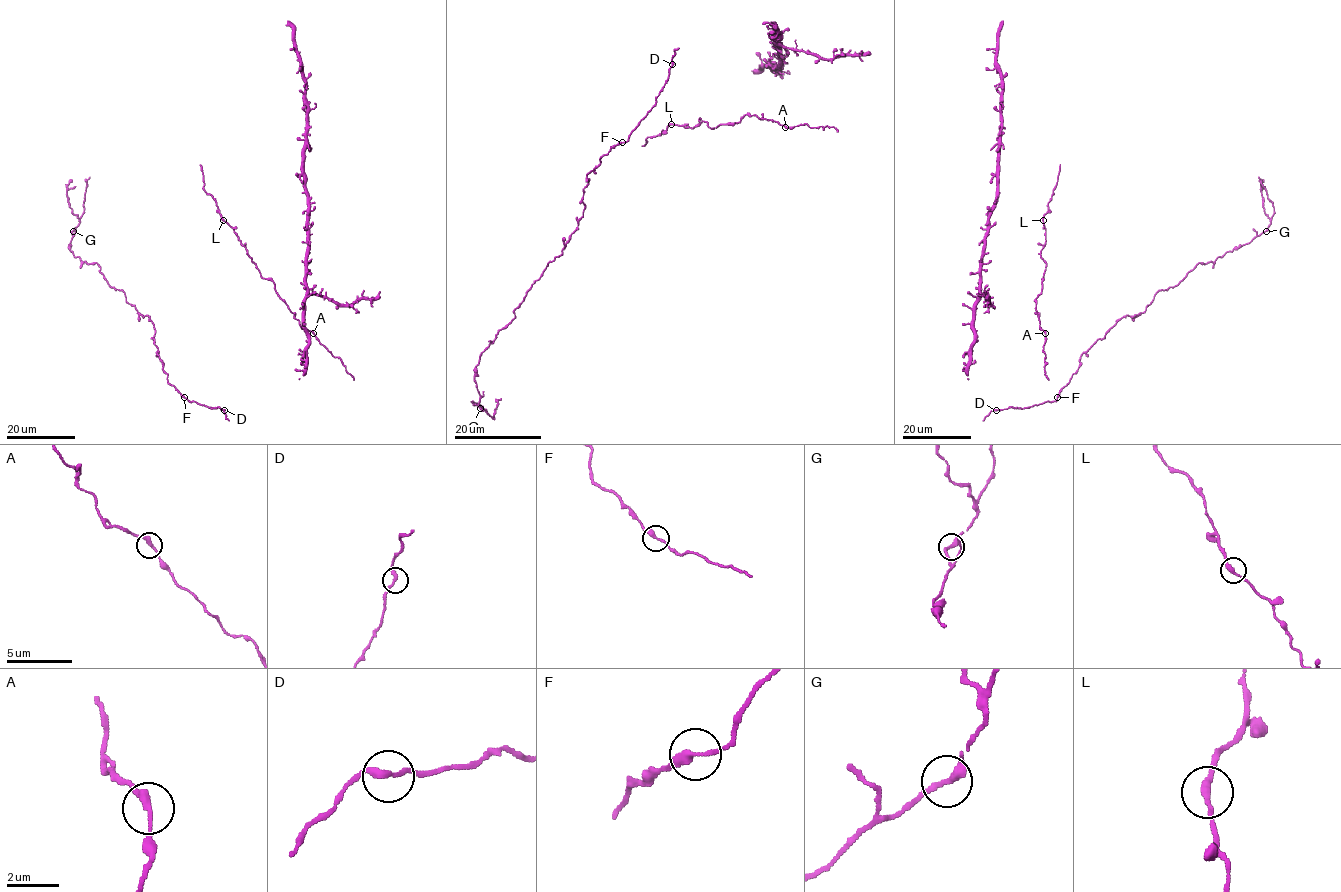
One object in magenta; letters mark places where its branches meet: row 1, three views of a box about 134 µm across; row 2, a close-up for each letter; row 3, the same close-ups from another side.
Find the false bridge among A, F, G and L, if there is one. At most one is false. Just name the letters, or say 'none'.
none

